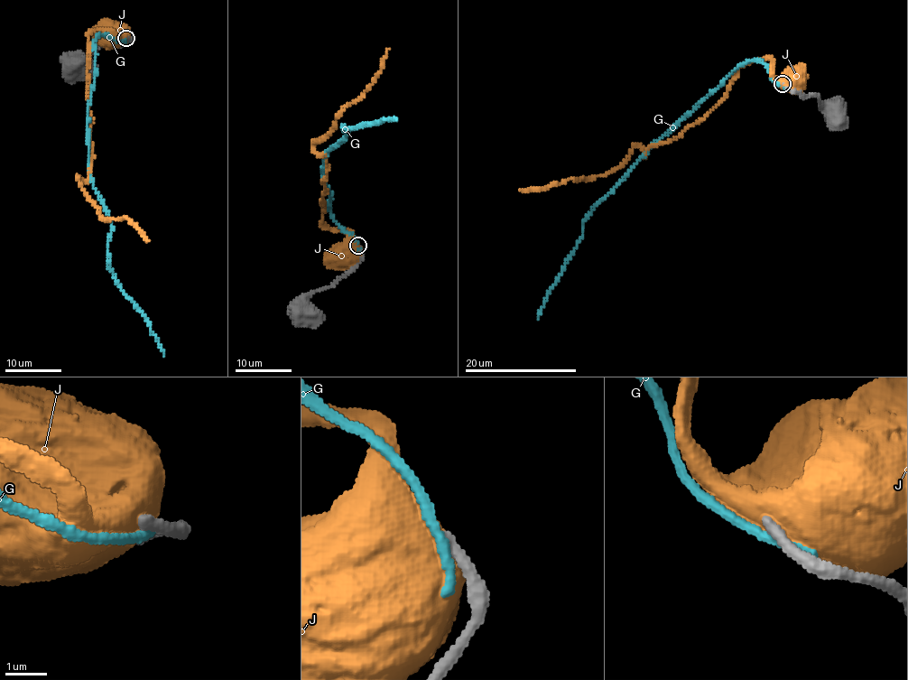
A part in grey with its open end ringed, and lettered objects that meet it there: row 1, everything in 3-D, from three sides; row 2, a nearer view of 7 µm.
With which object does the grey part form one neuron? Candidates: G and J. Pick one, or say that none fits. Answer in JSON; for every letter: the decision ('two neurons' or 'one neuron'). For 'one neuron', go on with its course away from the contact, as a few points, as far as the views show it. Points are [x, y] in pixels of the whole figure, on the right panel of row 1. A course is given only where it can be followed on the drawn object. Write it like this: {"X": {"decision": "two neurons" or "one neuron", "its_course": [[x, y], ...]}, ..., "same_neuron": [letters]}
{"G": {"decision": "two neurons"}, "J": {"decision": "two neurons"}, "same_neuron": []}

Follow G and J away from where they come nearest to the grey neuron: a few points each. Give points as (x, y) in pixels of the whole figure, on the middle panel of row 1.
G: (360, 248), (329, 214), (330, 195), (323, 182), (322, 157), (347, 135), (342, 125), (348, 130), (397, 119)
J: (358, 246), (345, 253)

